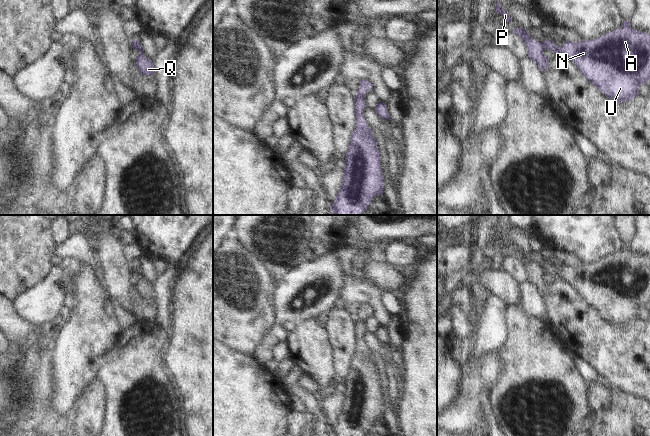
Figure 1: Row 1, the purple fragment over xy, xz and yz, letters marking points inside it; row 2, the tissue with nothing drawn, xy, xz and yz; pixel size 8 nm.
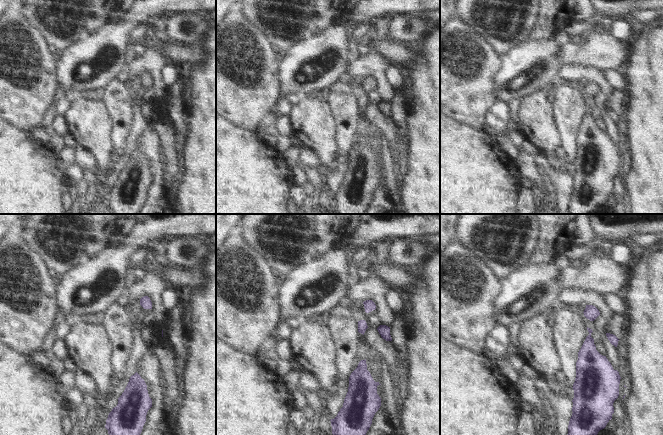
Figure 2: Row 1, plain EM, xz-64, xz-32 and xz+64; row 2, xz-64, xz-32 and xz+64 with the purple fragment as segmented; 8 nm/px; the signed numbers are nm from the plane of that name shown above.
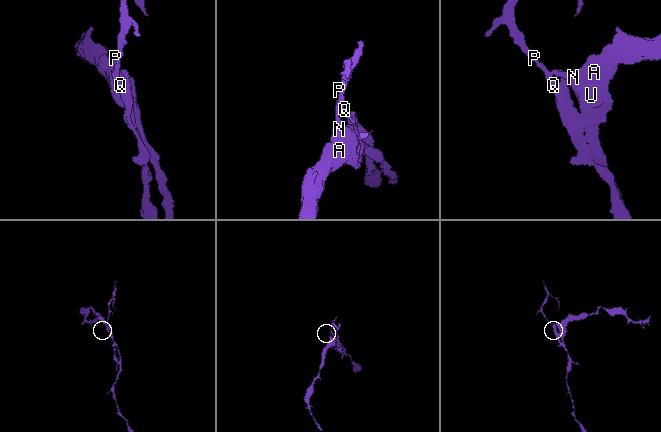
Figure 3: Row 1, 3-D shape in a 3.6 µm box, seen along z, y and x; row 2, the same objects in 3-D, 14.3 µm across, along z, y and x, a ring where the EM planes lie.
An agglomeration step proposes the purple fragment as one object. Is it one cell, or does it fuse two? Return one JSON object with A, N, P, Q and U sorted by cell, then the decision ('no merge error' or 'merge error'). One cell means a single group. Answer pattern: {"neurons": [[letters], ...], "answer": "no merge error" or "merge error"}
{"neurons": [["A", "N", "U"], ["P", "Q"]], "answer": "merge error"}

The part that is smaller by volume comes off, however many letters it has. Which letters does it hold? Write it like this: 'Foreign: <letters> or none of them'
Foreign: P, Q

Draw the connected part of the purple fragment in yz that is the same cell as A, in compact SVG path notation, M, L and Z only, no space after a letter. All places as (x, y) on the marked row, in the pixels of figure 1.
M624 21L619 29L594 40L566 41L559 49L549 38L543 45L552 54L560 53L570 58L602 94L616 103L632 101L639 94L639 87L650 80L650 35L632 29L628 21Z

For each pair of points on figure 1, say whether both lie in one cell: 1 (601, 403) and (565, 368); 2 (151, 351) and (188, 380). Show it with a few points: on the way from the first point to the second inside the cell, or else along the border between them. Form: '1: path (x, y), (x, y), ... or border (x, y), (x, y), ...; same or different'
1: border (588, 384), (590, 405), (594, 411); different
2: border (164, 361), (166, 368); different

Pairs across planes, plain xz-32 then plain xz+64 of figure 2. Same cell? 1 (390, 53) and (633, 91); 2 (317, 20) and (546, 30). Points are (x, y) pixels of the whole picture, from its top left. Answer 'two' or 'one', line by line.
1: two
2: one

